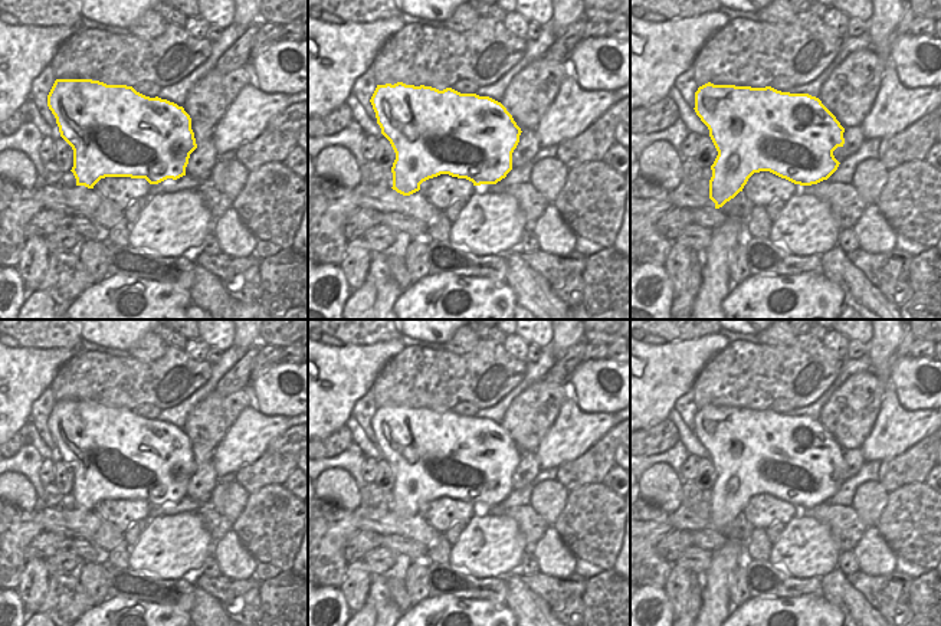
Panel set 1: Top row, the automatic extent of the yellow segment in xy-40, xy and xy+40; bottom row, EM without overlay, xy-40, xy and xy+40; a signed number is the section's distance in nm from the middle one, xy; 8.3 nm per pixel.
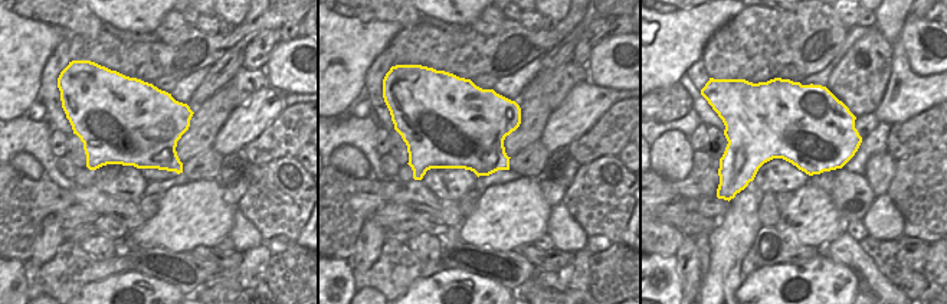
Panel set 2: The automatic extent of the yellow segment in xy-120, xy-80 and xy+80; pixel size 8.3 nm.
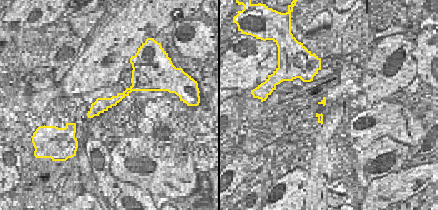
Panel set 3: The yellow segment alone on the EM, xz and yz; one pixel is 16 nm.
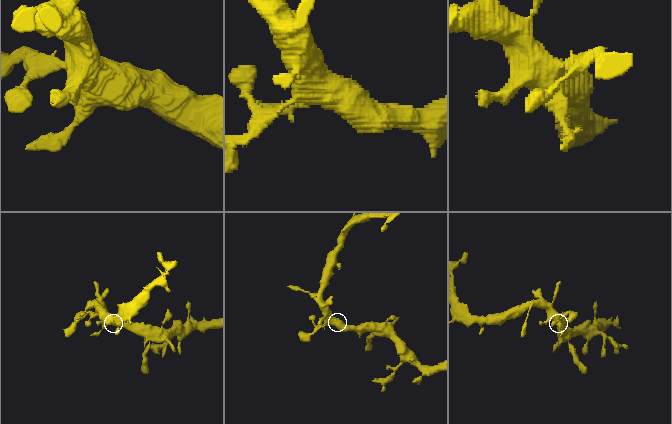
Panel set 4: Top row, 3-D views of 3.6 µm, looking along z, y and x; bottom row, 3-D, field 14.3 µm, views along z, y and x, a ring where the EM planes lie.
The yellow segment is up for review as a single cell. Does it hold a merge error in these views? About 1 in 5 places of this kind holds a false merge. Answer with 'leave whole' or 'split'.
leave whole

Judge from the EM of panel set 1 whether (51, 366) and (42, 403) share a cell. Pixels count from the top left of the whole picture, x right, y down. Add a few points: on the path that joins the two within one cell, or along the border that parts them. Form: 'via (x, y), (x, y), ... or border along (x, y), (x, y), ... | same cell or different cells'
border along (48, 386), (33, 403), (29, 419) | different cells

